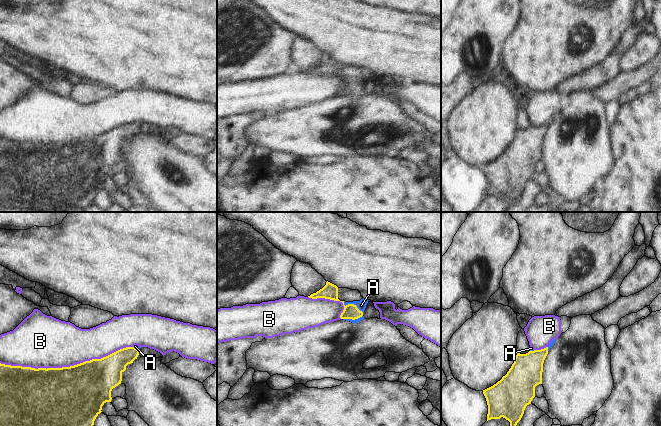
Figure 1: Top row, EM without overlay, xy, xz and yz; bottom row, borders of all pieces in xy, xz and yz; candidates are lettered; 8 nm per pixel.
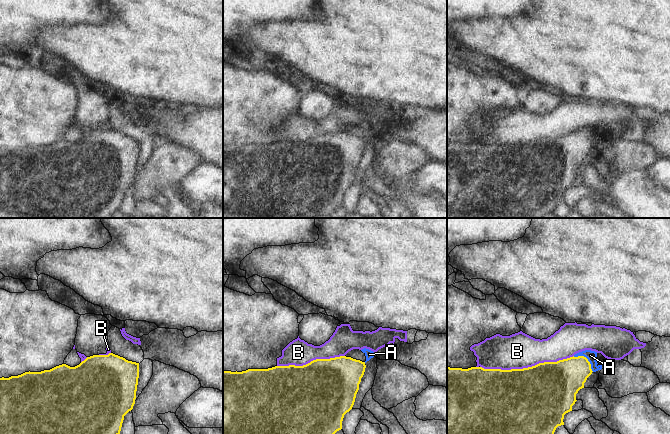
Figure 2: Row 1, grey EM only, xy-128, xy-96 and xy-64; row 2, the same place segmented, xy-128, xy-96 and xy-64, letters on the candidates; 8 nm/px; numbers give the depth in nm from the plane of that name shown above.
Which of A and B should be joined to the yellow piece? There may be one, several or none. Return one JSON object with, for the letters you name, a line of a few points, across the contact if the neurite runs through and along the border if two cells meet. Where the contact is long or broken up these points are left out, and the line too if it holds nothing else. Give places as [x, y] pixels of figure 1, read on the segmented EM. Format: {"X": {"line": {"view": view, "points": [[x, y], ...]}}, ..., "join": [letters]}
{"A": {"line": {"view": "xz", "points": [[330, 291], [345, 305], [352, 304], [361, 305]]}}, "join": ["A"]}

